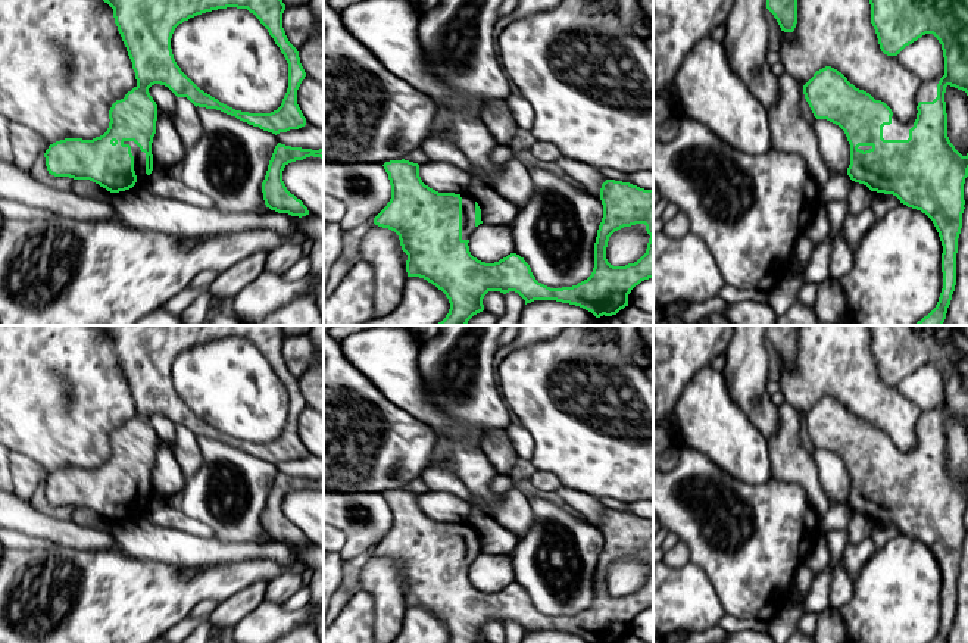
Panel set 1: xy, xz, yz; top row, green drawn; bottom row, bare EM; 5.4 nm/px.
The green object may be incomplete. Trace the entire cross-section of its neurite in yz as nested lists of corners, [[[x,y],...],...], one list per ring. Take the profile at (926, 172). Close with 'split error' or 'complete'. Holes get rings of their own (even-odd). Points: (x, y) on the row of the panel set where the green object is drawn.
[[[869,0],[869,4],[871,24],[884,54],[897,56],[925,34],[933,34],[942,44],[944,75],[939,82],[921,82],[915,96],[917,115],[908,122],[897,119],[884,102],[856,88],[831,66],[816,71],[803,85],[803,94],[816,119],[827,119],[844,131],[850,144],[847,175],[852,181],[871,191],[893,194],[933,221],[943,246],[943,288],[936,308],[915,325],[943,325],[956,285],[958,238],[968,177],[968,153],[962,156],[947,137],[944,93],[950,85],[968,96],[968,0]]]; split error

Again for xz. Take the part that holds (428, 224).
[[[390,160],[384,165],[391,185],[391,199],[374,218],[374,224],[399,235],[402,250],[408,255],[408,277],[419,277],[441,290],[450,309],[437,325],[466,325],[484,310],[483,299],[488,291],[518,293],[525,305],[534,300],[556,300],[580,306],[596,318],[616,315],[628,306],[628,294],[641,281],[653,278],[653,190],[644,190],[630,182],[606,180],[600,188],[603,218],[594,243],[594,268],[591,275],[572,287],[550,288],[535,280],[530,265],[516,253],[494,263],[485,263],[469,252],[469,237],[483,224],[481,209],[468,193],[438,193],[425,185],[419,177],[419,165],[409,160]],[[644,224],[650,235],[646,253],[634,263],[613,266],[606,259],[609,237],[624,228]]]; split error

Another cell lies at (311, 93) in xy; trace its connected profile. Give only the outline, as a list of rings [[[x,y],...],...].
[[[305,77],[297,90],[297,104],[306,124],[324,128],[324,84]]]

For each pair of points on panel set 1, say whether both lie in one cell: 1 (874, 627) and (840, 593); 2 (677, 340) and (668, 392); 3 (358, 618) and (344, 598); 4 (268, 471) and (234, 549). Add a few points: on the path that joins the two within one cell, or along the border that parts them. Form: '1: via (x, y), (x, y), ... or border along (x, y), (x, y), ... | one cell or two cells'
1: border along (853, 580), (851, 598), (839, 608) | two cells
2: via (668, 353), (668, 378) | one cell
3: border along (356, 590), (339, 617) | two cells
4: border along (214, 537), (222, 542), (255, 542), (264, 546) | two cells

